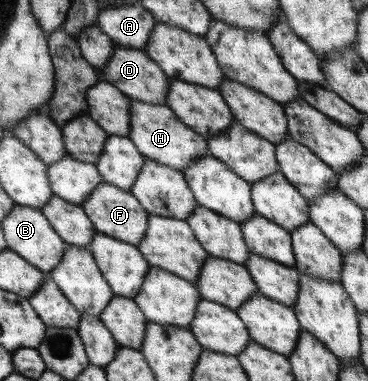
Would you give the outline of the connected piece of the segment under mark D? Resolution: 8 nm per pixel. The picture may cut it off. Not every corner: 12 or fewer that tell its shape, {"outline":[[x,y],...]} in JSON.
{"outline":[[115,46],[99,81],[164,105],[169,79],[143,50]]}

